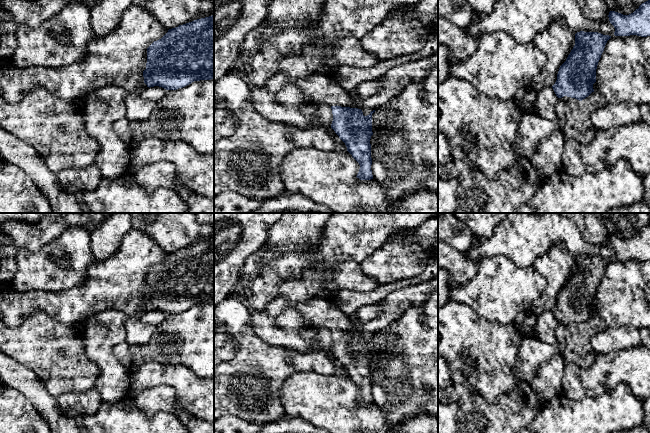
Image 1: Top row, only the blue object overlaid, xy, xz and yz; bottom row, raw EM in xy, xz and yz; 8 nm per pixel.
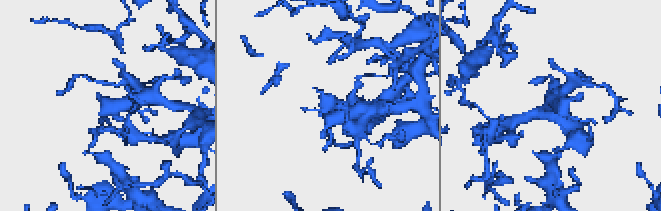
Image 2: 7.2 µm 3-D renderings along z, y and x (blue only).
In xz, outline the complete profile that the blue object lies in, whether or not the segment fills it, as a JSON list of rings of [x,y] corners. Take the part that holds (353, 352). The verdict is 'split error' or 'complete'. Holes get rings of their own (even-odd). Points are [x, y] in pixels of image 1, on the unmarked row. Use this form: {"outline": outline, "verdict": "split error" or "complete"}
{"outline": [[[278,297],[272,300],[262,313],[276,318],[287,307],[294,307],[315,328],[331,330],[333,338],[331,352],[360,389],[356,401],[360,404],[373,403],[370,363],[373,359],[372,338],[375,334],[364,340],[361,333],[350,332],[349,316],[338,308],[335,301],[327,299],[314,298],[306,303],[292,304]]], "verdict": "split error"}

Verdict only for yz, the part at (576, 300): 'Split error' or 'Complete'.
Split error

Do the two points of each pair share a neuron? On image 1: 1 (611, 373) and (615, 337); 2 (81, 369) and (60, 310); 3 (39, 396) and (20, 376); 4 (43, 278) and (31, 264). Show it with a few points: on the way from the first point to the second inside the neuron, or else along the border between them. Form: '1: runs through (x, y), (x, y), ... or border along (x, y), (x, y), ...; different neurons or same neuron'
1: border along (636, 346), (597, 354); different neurons
2: border along (43, 312), (64, 323), (78, 323); different neurons
3: runs through (35, 391), (25, 381); same neuron
4: runs through (42, 274), (35, 268); same neuron

